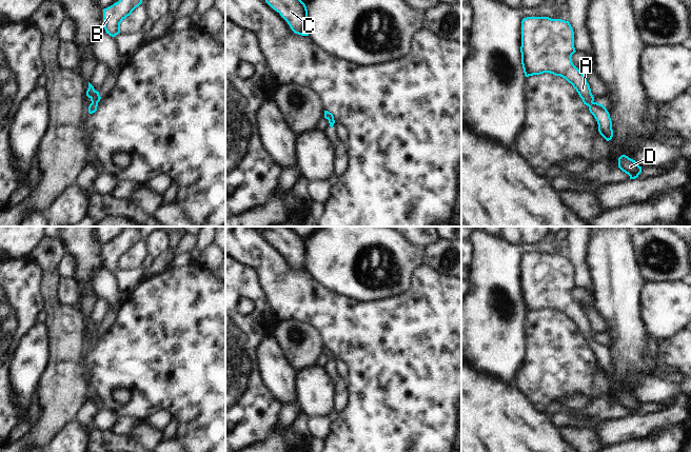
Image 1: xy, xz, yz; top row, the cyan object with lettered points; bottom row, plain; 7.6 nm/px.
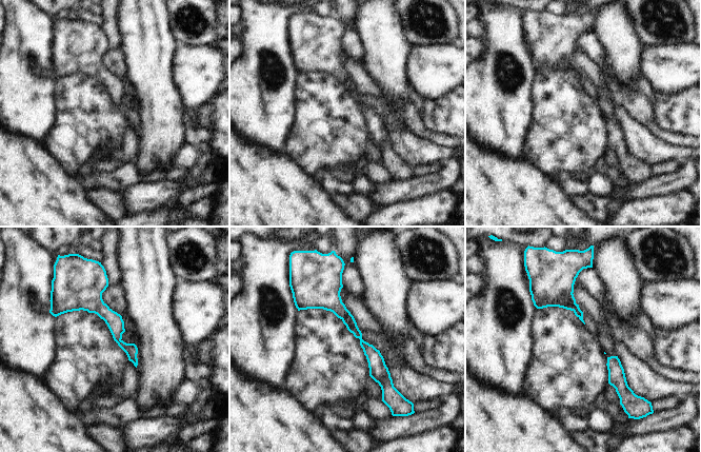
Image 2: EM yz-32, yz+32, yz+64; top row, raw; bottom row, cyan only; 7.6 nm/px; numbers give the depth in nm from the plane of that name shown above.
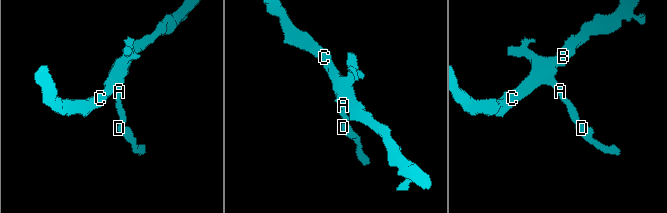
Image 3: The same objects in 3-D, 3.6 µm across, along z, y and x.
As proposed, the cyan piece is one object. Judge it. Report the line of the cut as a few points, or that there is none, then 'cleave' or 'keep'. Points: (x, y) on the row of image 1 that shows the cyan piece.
cut none; keep

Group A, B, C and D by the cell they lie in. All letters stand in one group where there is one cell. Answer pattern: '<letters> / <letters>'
A B C D

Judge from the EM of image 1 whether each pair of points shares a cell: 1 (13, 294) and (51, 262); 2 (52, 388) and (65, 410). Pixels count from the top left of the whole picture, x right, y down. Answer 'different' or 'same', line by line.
1: different
2: same

